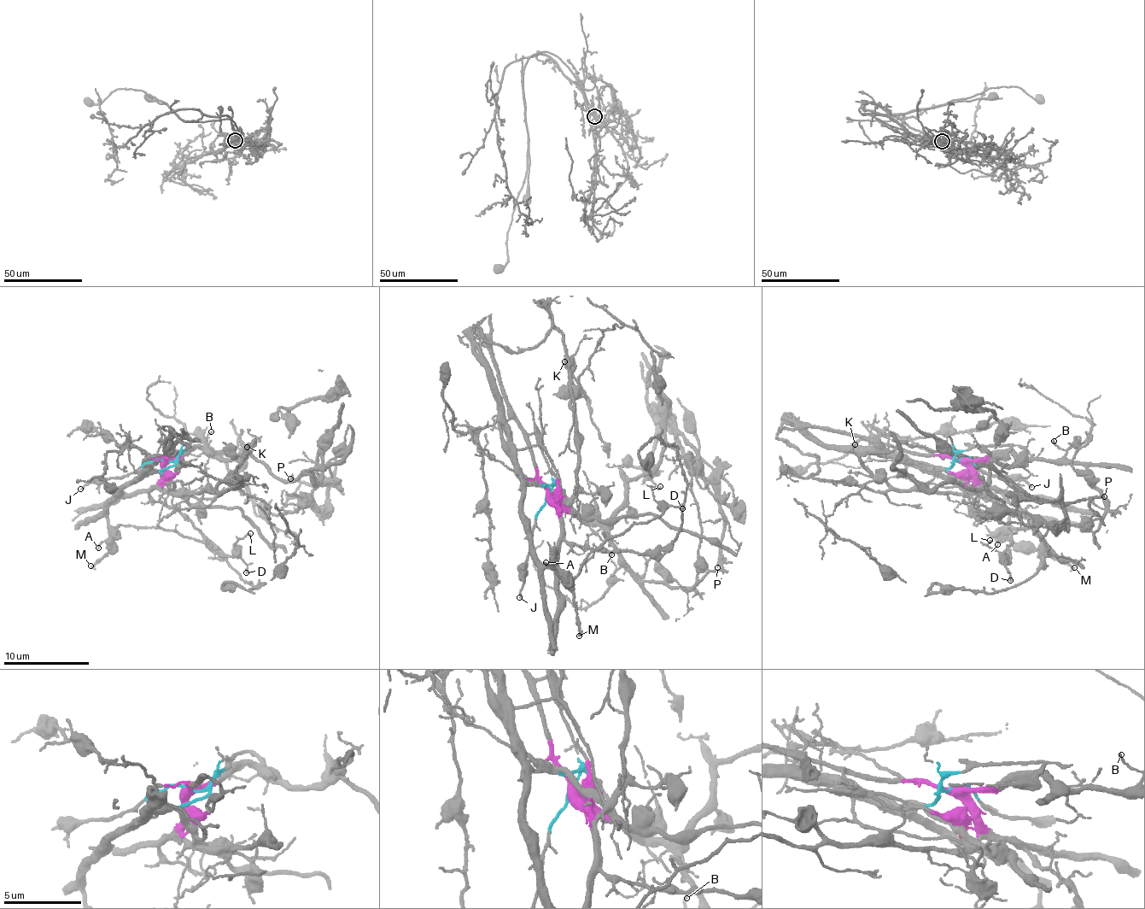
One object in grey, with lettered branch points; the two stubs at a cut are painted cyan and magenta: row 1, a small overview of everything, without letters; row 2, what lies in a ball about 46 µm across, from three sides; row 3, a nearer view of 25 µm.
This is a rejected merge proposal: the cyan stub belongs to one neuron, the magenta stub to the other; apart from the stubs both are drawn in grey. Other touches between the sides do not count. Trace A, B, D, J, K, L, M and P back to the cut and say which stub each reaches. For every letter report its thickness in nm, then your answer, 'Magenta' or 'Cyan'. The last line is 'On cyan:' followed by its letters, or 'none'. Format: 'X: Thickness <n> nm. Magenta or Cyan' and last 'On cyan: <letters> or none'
A: Thickness 120 nm. Cyan
B: Thickness 140 nm. Magenta
D: Thickness 110 nm. Cyan
J: Thickness 130 nm. Cyan
K: Thickness 130 nm. Magenta
L: Thickness 110 nm. Cyan
M: Thickness 220 nm. Cyan
P: Thickness 180 nm. Magenta
On cyan: A, D, J, L, M

